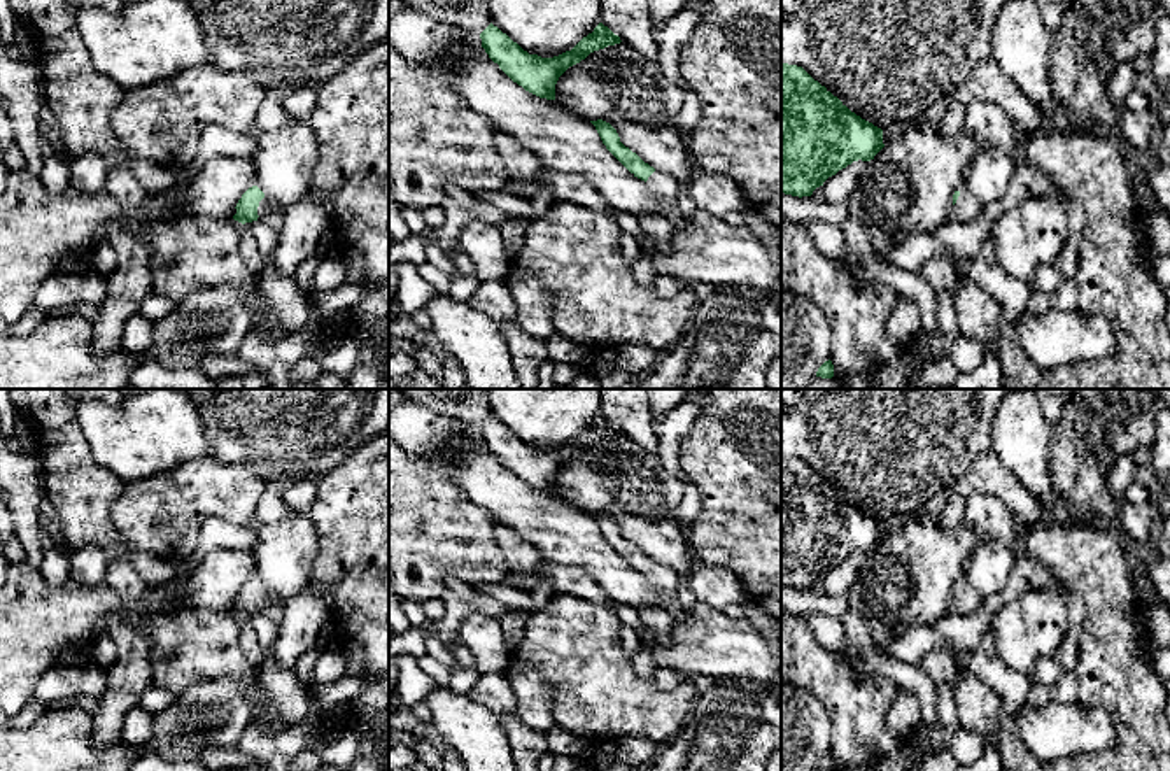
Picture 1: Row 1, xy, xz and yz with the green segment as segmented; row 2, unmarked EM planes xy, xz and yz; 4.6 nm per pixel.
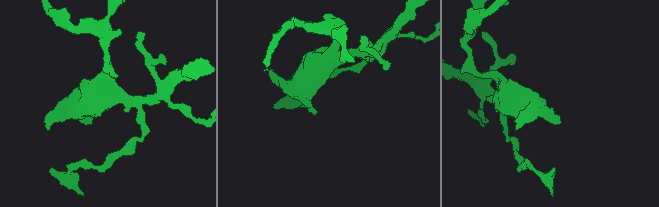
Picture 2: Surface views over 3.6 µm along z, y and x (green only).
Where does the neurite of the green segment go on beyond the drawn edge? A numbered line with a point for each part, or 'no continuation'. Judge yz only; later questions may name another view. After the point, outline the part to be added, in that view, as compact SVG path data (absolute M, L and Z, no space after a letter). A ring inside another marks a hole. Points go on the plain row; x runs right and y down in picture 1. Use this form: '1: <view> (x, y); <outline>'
1: yz (965, 601); M960 580L960 589L953 598L951 613L955 615L972 615L977 612L984 601L965 580Z

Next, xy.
1: xy (268, 607); M264 587L257 599L257 613L271 619L277 626L282 624L284 619L284 603L275 599Z

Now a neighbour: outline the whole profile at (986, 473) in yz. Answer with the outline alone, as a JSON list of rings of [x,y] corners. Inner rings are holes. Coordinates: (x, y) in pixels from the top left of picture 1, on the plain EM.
[[[991,449],[981,454],[948,491],[963,499],[976,492],[1000,499],[1011,510],[1018,533],[1044,520],[1039,498],[1005,470]]]

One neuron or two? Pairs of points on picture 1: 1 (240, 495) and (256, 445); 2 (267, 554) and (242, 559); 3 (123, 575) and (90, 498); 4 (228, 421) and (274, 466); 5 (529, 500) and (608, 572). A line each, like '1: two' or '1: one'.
1: two
2: two
3: one
4: one
5: one

